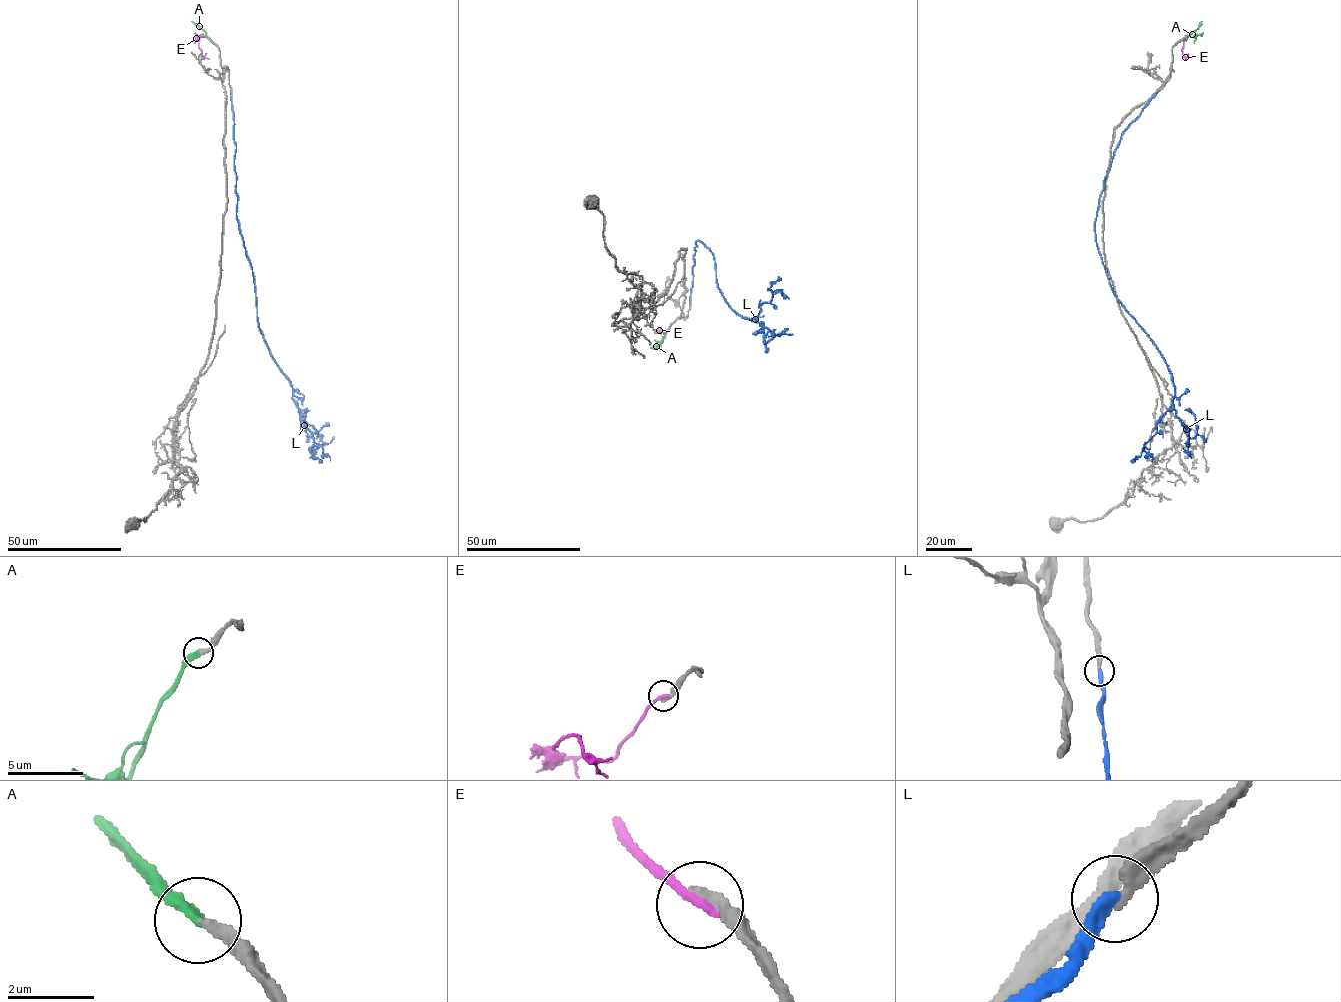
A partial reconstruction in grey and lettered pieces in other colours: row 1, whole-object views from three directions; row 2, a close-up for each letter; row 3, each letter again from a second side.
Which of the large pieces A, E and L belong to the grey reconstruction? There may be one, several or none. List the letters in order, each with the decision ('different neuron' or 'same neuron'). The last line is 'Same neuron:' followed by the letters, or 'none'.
A: same neuron
E: different neuron
L: same neuron
Same neuron: A, L

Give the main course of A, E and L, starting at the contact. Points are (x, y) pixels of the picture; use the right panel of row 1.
A: (1176, 43), (1195, 31), (1201, 21)
E: (1176, 44), (1185, 35), (1182, 49), (1184, 59)
L: (1157, 92), (1116, 147), (1095, 233), (1115, 296), (1169, 371), (1176, 416), (1192, 438), (1195, 417), (1185, 410)

